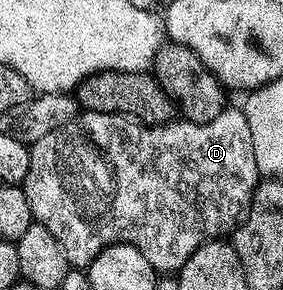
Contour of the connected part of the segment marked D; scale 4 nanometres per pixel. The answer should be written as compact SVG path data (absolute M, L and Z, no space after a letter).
M225 108L218 116L214 116L214 120L206 124L173 120L158 126L137 122L135 118L127 114L107 114L86 110L77 113L76 118L70 120L70 124L62 124L62 128L54 128L54 132L42 136L42 140L31 143L28 155L30 156L30 168L26 172L22 185L26 192L26 201L30 203L30 212L33 219L42 223L54 235L54 240L62 244L62 252L66 252L66 260L72 268L86 268L105 248L112 246L115 242L125 242L138 248L138 252L142 252L142 256L150 260L150 264L157 272L179 272L186 264L186 260L194 256L194 252L202 243L231 235L236 230L243 222L248 209L251 208L252 197L262 181L262 176L258 172L258 164L254 160L250 124L246 124L246 116L240 108L236 110Z

